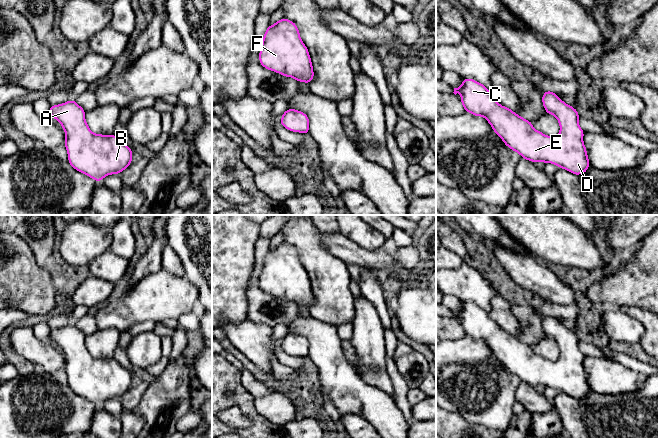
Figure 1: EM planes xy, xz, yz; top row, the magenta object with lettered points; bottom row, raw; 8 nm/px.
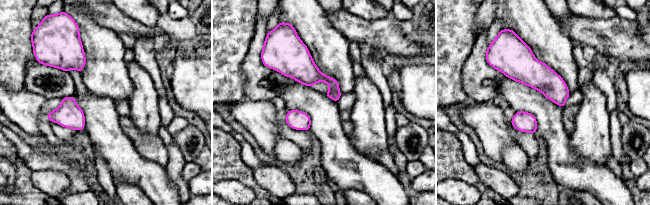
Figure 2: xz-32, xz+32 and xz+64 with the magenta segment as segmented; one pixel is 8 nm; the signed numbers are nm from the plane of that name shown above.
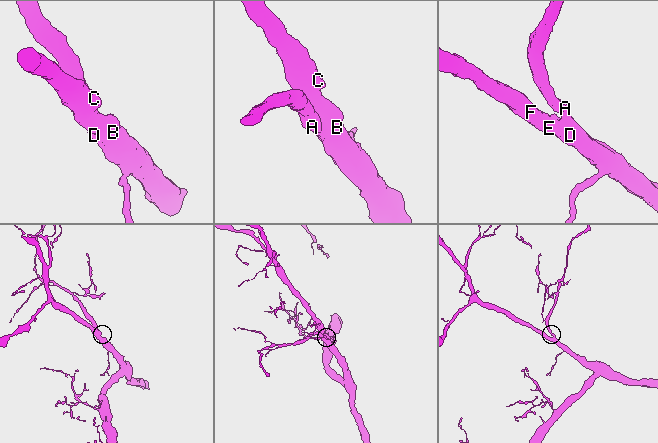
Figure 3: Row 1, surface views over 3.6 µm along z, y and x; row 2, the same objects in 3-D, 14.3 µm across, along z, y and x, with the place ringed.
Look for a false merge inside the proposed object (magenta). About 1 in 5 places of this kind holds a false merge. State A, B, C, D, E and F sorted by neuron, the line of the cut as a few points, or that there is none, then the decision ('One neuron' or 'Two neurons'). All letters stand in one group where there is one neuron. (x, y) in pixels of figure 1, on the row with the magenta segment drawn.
Groups: A B C D E F. No split. One neuron

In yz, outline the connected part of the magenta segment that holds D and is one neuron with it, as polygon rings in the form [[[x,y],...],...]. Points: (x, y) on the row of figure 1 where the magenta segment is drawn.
[[[462,79],[463,83],[454,88],[454,94],[461,93],[461,102],[466,112],[474,116],[484,117],[491,125],[493,131],[502,139],[504,144],[511,150],[516,151],[520,156],[533,163],[553,163],[574,175],[586,173],[590,162],[587,150],[583,143],[584,131],[579,126],[579,114],[576,108],[563,102],[557,94],[552,91],[545,91],[542,96],[542,103],[545,113],[554,115],[560,125],[559,134],[550,137],[534,129],[532,122],[522,118],[509,107],[500,105],[490,94],[489,89],[474,79]]]

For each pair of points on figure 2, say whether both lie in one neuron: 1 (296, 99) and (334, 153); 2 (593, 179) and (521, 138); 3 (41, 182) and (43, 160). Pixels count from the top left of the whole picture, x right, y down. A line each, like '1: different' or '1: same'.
1: same
2: different
3: different

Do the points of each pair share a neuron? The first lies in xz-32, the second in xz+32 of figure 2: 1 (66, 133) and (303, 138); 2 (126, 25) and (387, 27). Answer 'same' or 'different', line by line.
1: same
2: same

